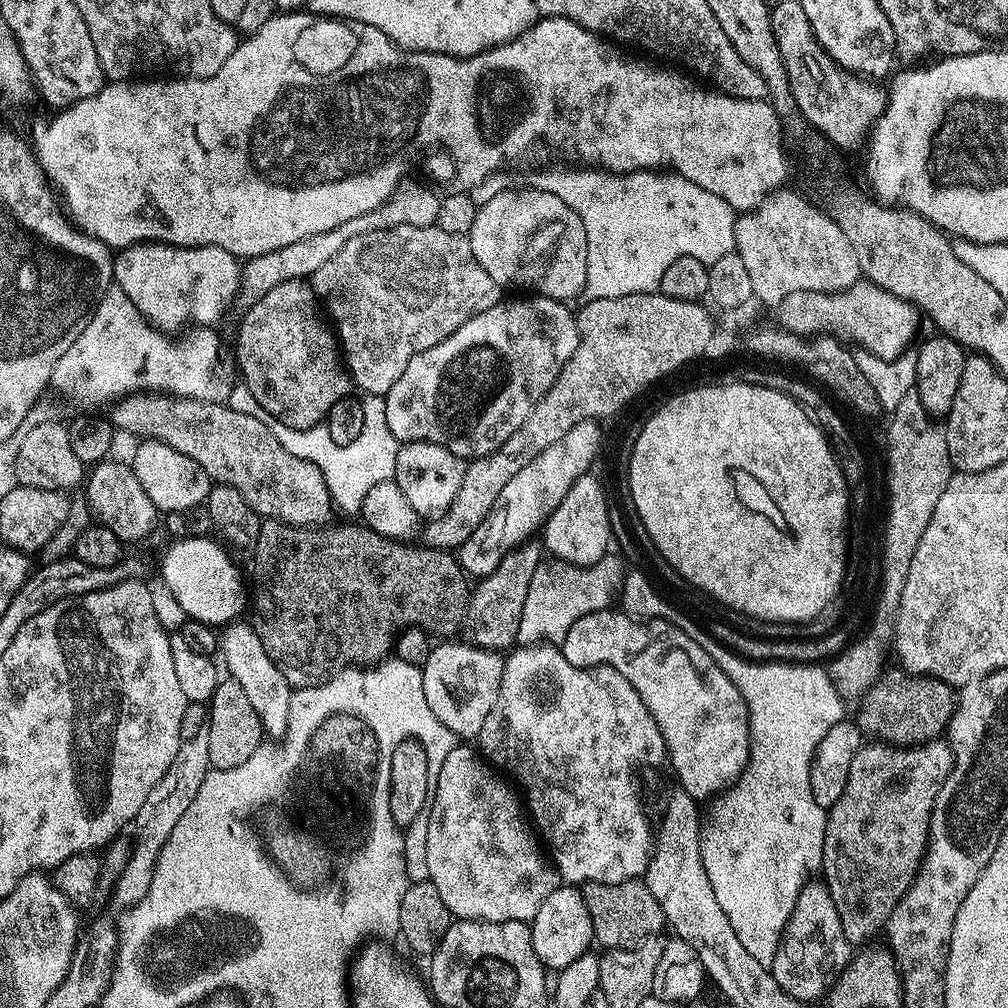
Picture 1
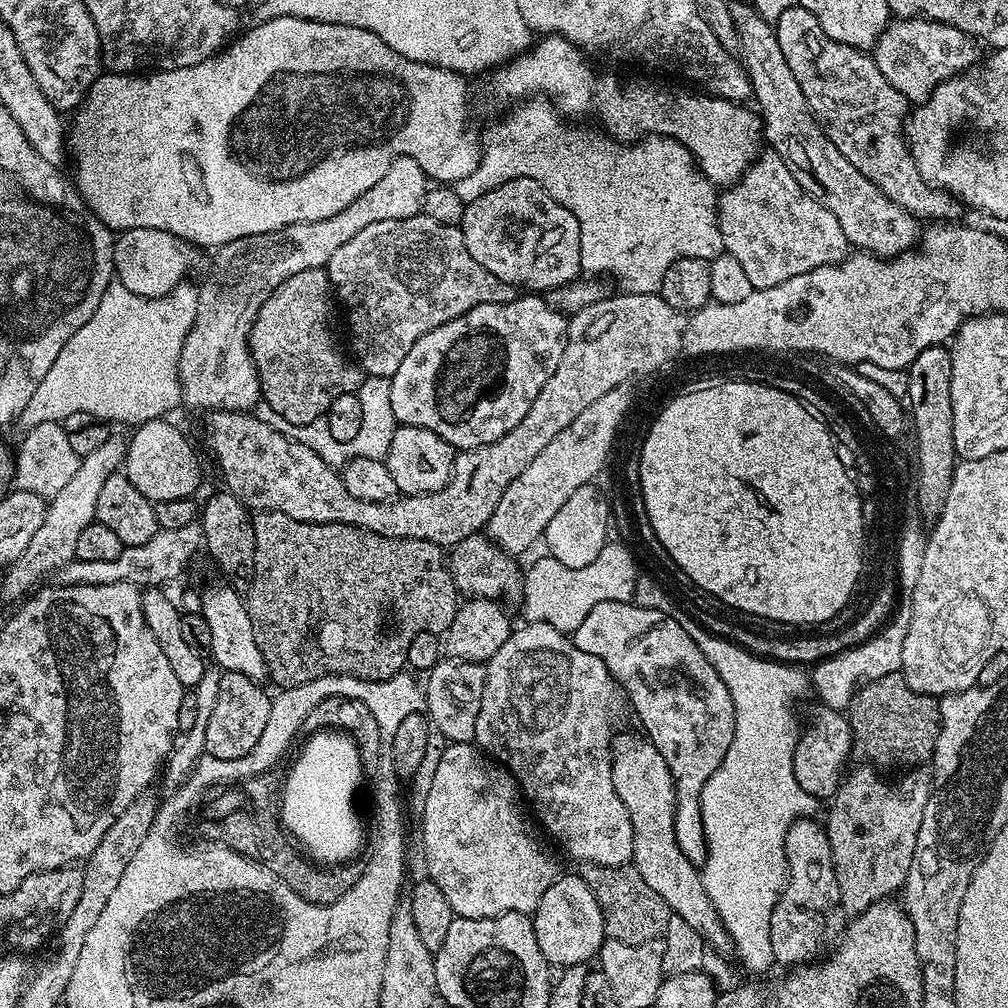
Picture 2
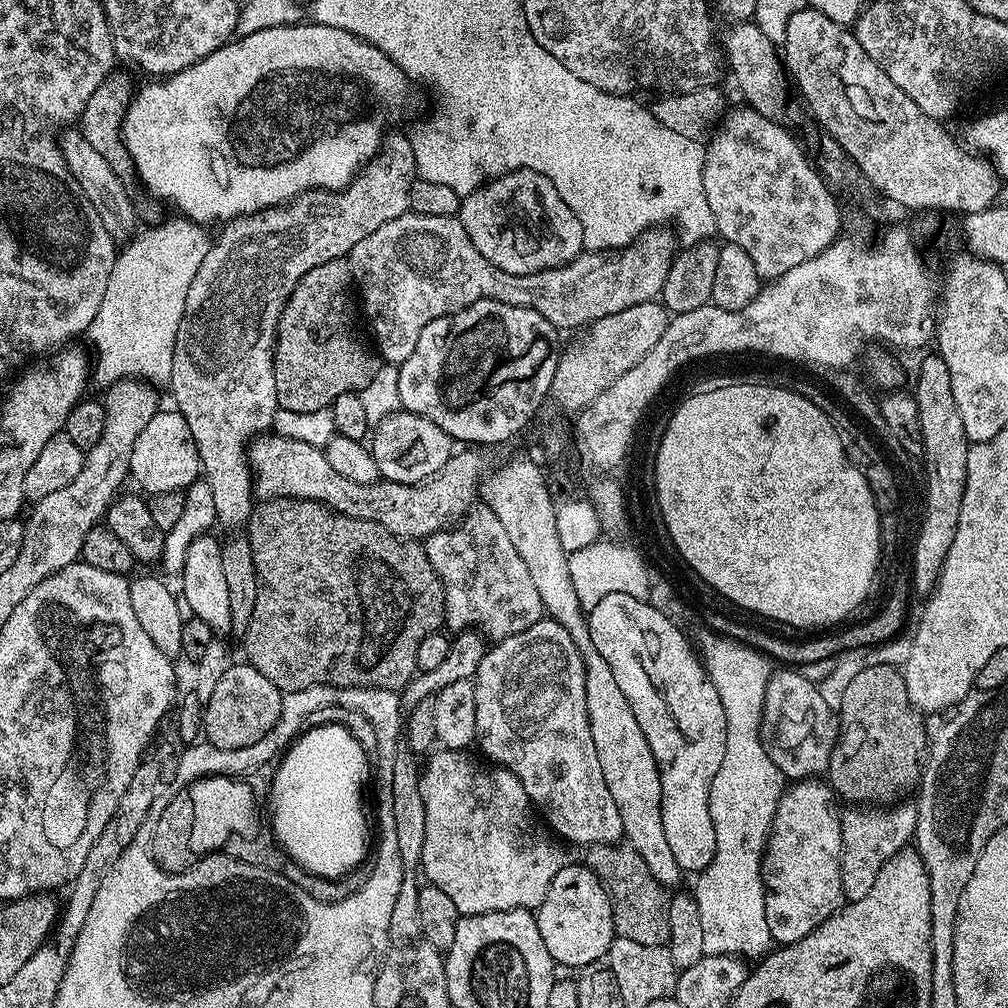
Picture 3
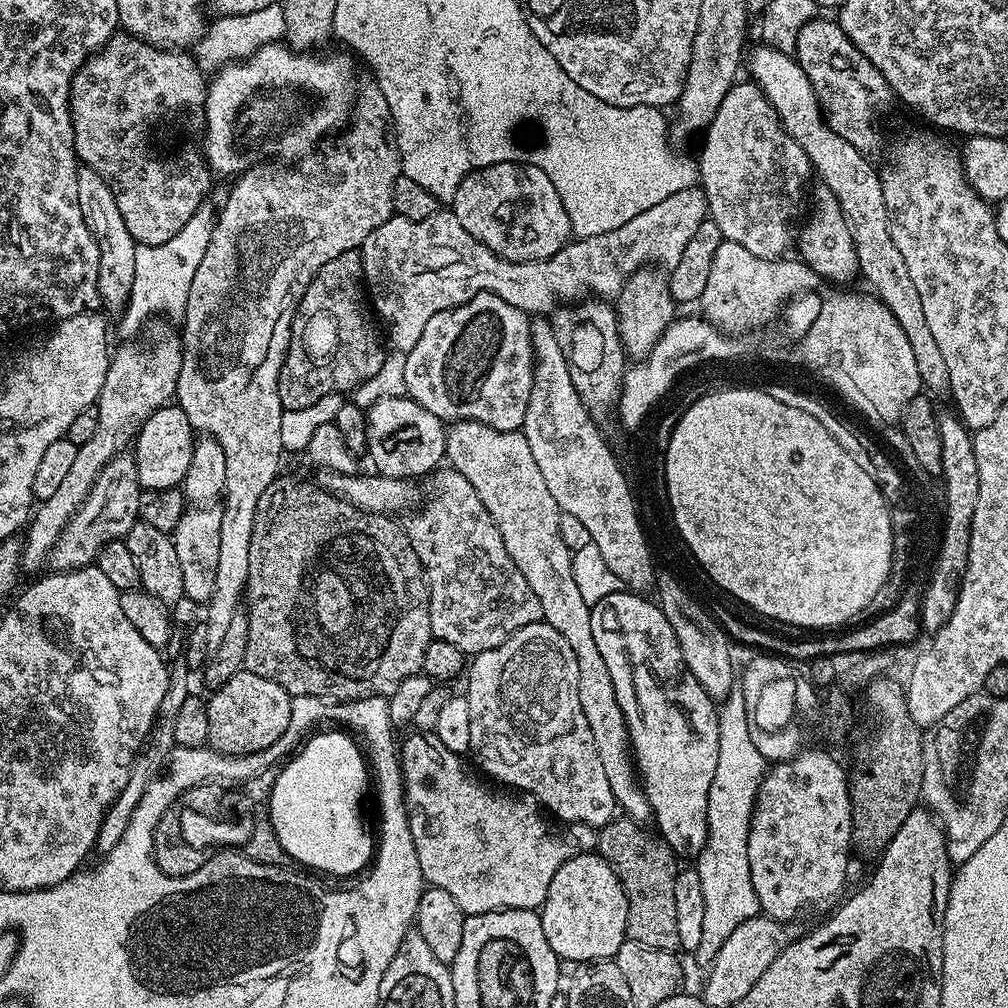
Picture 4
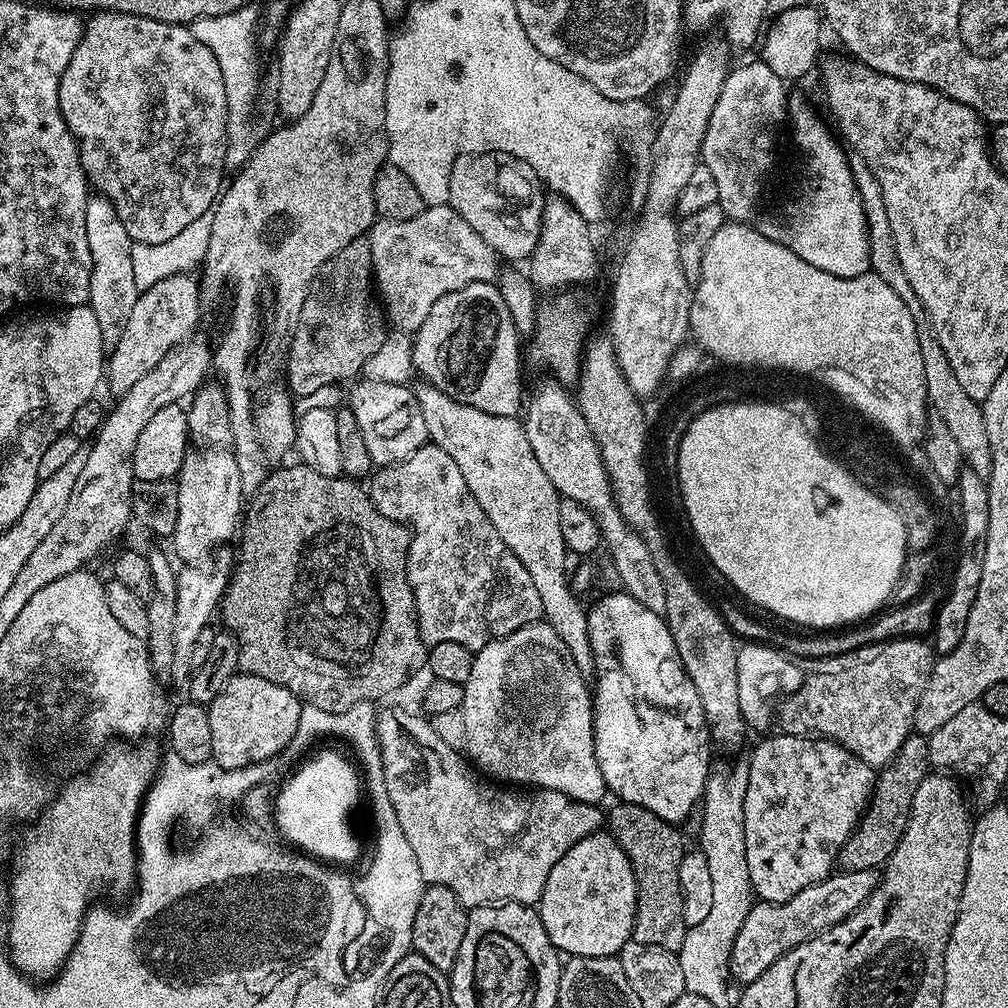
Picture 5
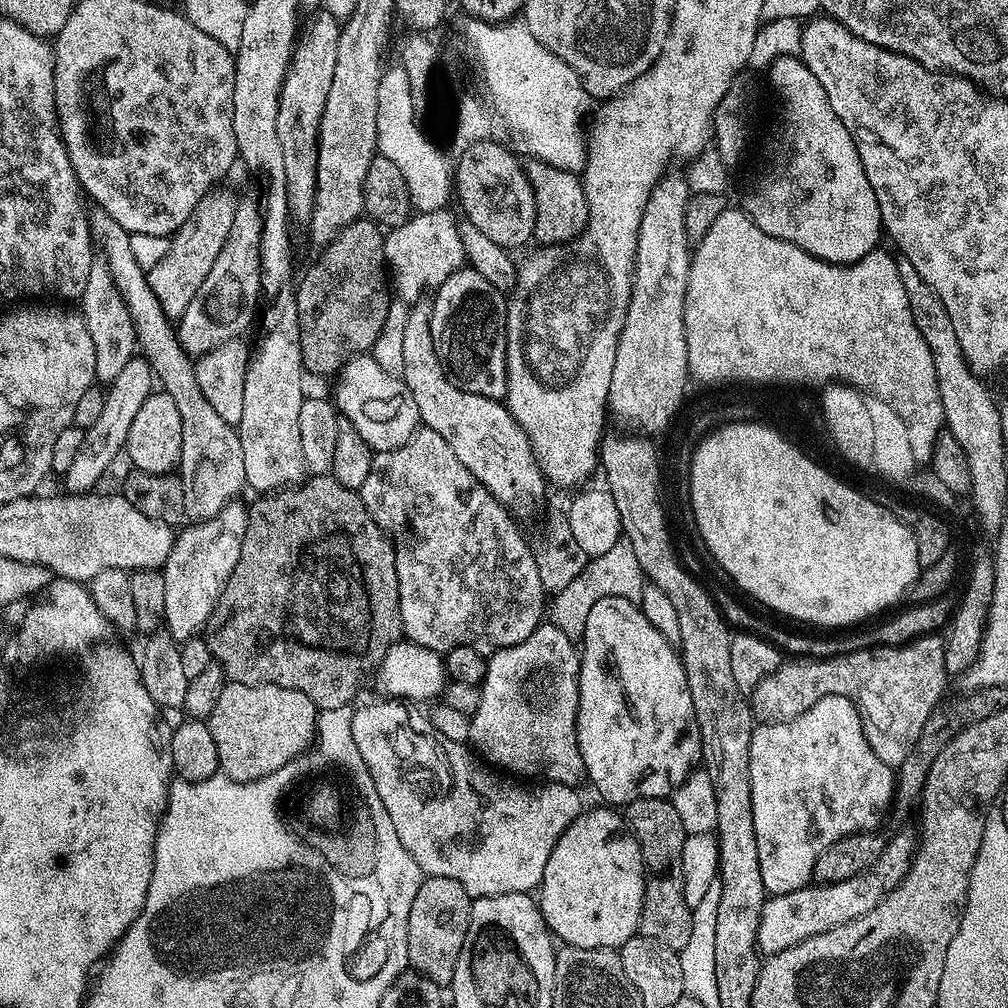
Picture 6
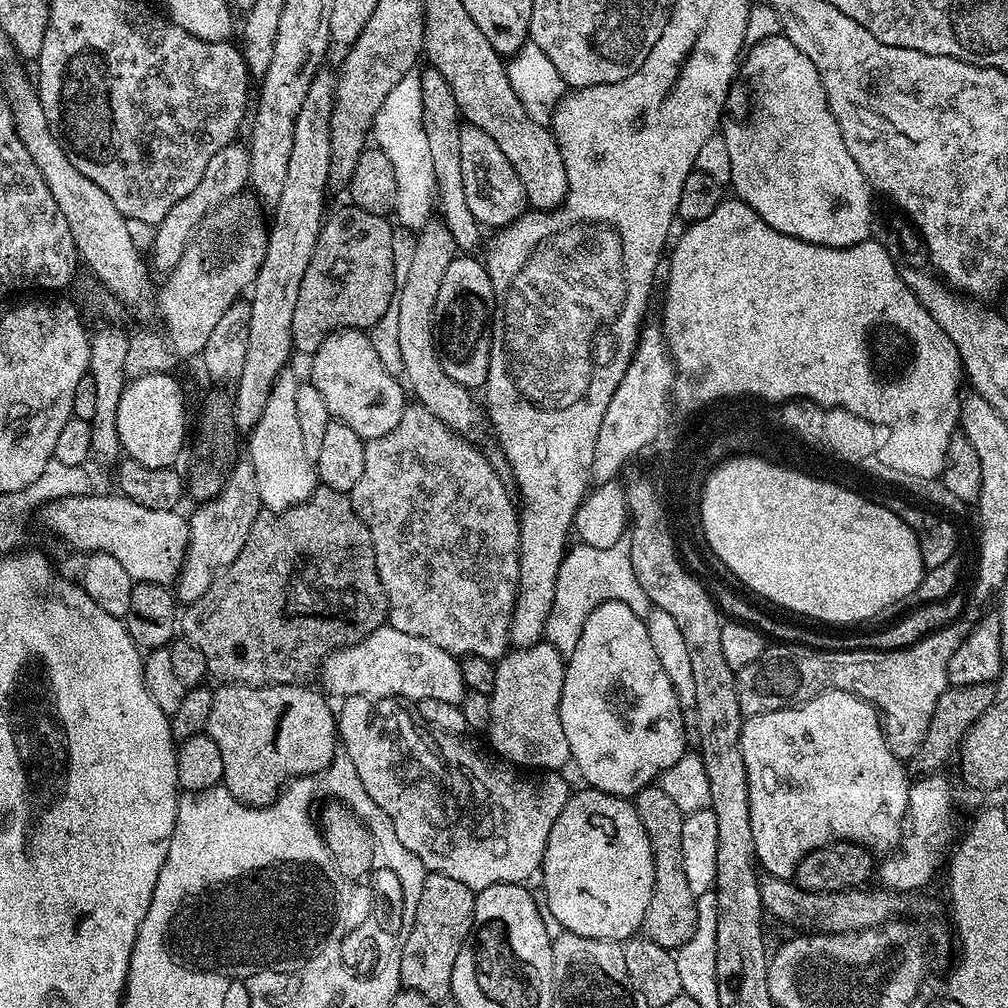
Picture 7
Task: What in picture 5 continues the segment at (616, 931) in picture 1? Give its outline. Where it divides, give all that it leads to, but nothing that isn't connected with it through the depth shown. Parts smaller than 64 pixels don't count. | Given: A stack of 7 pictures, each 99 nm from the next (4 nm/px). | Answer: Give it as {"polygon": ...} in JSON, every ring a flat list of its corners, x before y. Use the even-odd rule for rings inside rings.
{"polygon":[[623,802,613,805,606,812,606,828,630,858,636,879,636,921,632,927,632,939,639,944,679,953,682,942,690,934,682,910,682,886,678,882,678,866,682,866,686,851,680,837,681,829,642,806]]}

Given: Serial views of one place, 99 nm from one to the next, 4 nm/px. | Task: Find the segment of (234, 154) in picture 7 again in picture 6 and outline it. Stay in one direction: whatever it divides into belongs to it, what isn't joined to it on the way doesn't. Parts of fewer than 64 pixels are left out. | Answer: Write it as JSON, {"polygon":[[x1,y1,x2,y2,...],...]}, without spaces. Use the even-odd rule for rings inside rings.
{"polygon":[[217,186,207,192,198,202,180,231,171,237,168,252,153,268,147,269,148,285,158,298,162,310,169,318,179,318,190,306,194,294,206,282,206,274,210,274,210,266,218,262,218,254,222,254,222,246,226,246,226,238,230,234,230,226,234,222,237,193,227,192,224,186]]}

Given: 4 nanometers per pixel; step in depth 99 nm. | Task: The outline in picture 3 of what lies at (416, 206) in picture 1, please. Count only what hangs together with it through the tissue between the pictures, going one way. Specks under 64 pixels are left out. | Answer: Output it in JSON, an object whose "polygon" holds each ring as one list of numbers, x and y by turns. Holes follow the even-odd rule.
{"polygon":[[392,130,380,141,380,148,372,155,372,159,356,173,344,188,339,190,313,190,304,192,301,196,295,196,287,201,283,206,274,208,263,208,261,212,250,212,247,216,238,216,234,220,229,220,223,225,220,237,213,239,208,246,206,258,198,266,198,274,194,274,194,282,190,282,190,290,186,290,186,306,182,314,182,322,178,326,178,338,174,342,174,366,172,367,172,379,170,389,172,388,172,400,175,411,186,418,186,426,190,426,190,434,194,434,194,442,198,446,200,455,200,467,202,469,202,479,210,486,210,494,214,497,214,510,216,511,217,521,221,525,229,524,229,529,236,530,239,526,247,525,248,519,252,517,254,507,254,485,252,483,252,470,246,455,246,449,249,443,257,436,267,433,273,427,275,412,278,409,276,403,276,391,274,390,274,370,272,369,272,350,276,343,276,327,278,318,302,274,310,274,314,266,322,266,322,262,330,262,347,257,366,234,374,234,378,226,386,226,386,222,394,222,394,218,403,216,409,211,408,199,410,198,410,186,418,178,416,175,416,163,414,162,414,150,412,149,411,139,404,136,400,130]]}

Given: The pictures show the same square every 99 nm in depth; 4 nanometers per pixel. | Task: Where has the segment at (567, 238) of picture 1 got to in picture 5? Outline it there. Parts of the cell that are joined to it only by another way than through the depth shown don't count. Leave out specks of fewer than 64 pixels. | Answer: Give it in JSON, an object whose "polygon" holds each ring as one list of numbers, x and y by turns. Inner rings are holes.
{"polygon":[[483,152,459,156,450,170,450,194,448,204,461,216,479,236,496,252,497,257,508,260,527,261,534,246,538,246,538,236,544,217,546,199,545,185,538,174,522,158,514,158,509,152]]}

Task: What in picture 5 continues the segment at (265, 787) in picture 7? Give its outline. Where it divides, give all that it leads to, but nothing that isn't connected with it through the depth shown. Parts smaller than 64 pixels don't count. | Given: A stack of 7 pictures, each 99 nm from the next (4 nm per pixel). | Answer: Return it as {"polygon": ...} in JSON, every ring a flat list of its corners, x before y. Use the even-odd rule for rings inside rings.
{"polygon":[[228,676,223,681,223,688,207,705,210,724,210,742,212,743,212,760,226,768,240,768,277,756,296,737,298,718,296,712,302,707,299,696,295,696,289,688,278,686,261,676]]}

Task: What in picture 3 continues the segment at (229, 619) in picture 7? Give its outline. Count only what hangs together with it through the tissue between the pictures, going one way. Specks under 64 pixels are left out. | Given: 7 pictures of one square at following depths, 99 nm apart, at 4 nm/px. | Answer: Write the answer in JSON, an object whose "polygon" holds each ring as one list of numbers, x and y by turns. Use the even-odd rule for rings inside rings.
{"polygon":[[279,496,273,500,261,499,252,509,252,517,248,519,246,525,246,535,250,542,250,550,254,554,256,573,260,579,258,602,254,602,254,611,250,620,270,618,270,624,272,624,272,656,268,656,268,664,255,666,260,674,265,675,270,681,276,681,277,686,285,693,316,684,329,684,330,687,338,688,400,690,416,675,418,642,422,642,426,634,434,634,445,627,444,587,434,566,430,566,424,553,424,545,419,539,398,537,374,522,350,518,346,514,335,512,333,508,328,508,325,504,319,504,313,500,291,500,285,496]]}

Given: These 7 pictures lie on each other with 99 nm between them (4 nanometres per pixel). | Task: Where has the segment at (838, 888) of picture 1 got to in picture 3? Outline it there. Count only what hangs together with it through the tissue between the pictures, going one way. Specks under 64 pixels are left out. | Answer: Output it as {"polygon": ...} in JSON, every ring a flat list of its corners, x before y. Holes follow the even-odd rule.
{"polygon":[[897,802,891,806,848,806,841,811,840,829,842,830,842,854,840,873,845,901,866,898,878,870,894,858,894,854,905,851,916,835,915,803]]}

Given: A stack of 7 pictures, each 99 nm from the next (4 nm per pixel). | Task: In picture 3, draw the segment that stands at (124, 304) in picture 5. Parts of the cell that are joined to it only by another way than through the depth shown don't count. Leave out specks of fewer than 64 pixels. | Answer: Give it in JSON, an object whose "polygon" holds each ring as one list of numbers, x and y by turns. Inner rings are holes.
{"polygon":[[65,127,59,133,58,143,62,158,74,178,74,182,80,188,80,193,90,202,90,206,94,206,94,210,102,218,102,226,106,226,106,230,112,235,113,240,127,241,133,231,133,229,131,230,132,202,120,182,121,177,112,169,110,162,106,162,106,158,102,158,102,154,98,154,98,150,94,150,94,146,90,146,90,142,86,142,79,127]]}

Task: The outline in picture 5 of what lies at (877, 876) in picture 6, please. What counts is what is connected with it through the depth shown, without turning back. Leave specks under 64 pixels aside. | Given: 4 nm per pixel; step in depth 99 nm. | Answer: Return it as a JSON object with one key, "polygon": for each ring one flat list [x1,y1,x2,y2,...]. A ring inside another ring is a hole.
{"polygon":[[837,871,814,886,806,886,806,890,794,894,794,898,781,904,771,904,765,900,753,903,732,943,728,963,731,979,735,983,737,980,737,985,740,986,754,982,763,972,770,970,775,960,820,932,842,923,847,916,859,910,868,901,868,896,876,889,877,883,875,871]]}

